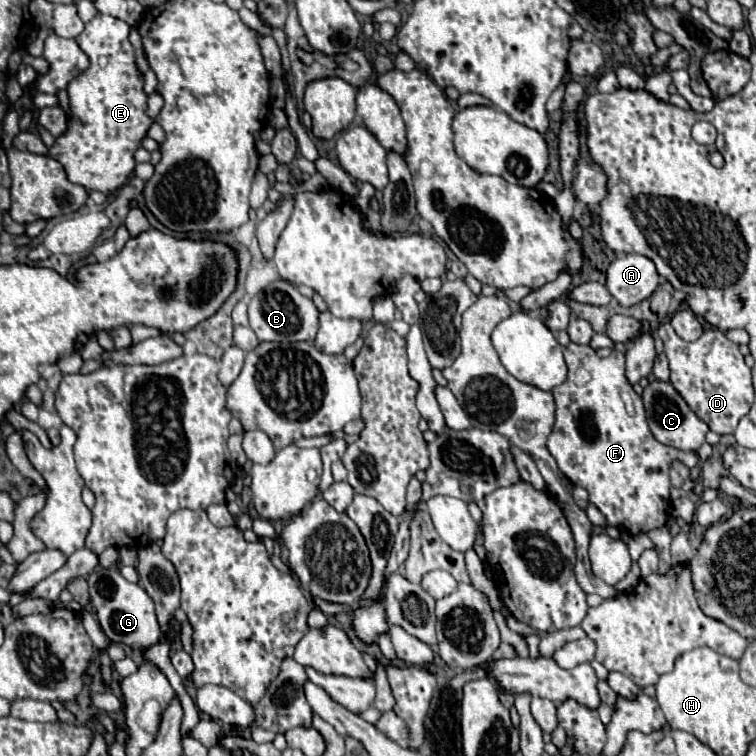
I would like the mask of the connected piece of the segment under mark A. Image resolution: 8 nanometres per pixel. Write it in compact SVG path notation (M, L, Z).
M619 255L607 269L609 293L623 307L645 301L659 285L659 273L651 259L643 255Z

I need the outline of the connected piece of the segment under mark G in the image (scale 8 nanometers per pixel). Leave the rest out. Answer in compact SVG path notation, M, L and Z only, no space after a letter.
M117 567L111 569L95 569L89 577L89 595L91 605L97 609L97 619L103 633L109 637L111 643L123 643L131 649L149 649L161 639L161 627L155 617L155 607L151 597L141 589L137 583L129 583Z

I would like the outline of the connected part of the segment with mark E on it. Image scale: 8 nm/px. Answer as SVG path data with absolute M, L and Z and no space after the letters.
M97 15L79 37L77 45L89 57L89 67L69 81L69 113L67 129L55 137L49 155L57 159L71 183L83 185L87 191L113 193L135 169L135 151L147 137L153 119L145 113L147 93L143 91L143 73L137 69L133 45L129 43L129 25L111 15Z

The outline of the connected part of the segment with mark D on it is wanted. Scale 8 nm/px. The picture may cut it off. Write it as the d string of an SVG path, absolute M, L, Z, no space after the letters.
M661 323L659 337L665 343L665 355L669 359L671 383L679 395L687 401L691 411L719 435L733 433L739 419L745 417L753 403L751 369L745 365L739 345L729 341L719 329L707 329L697 341L687 343L679 339L669 323Z

